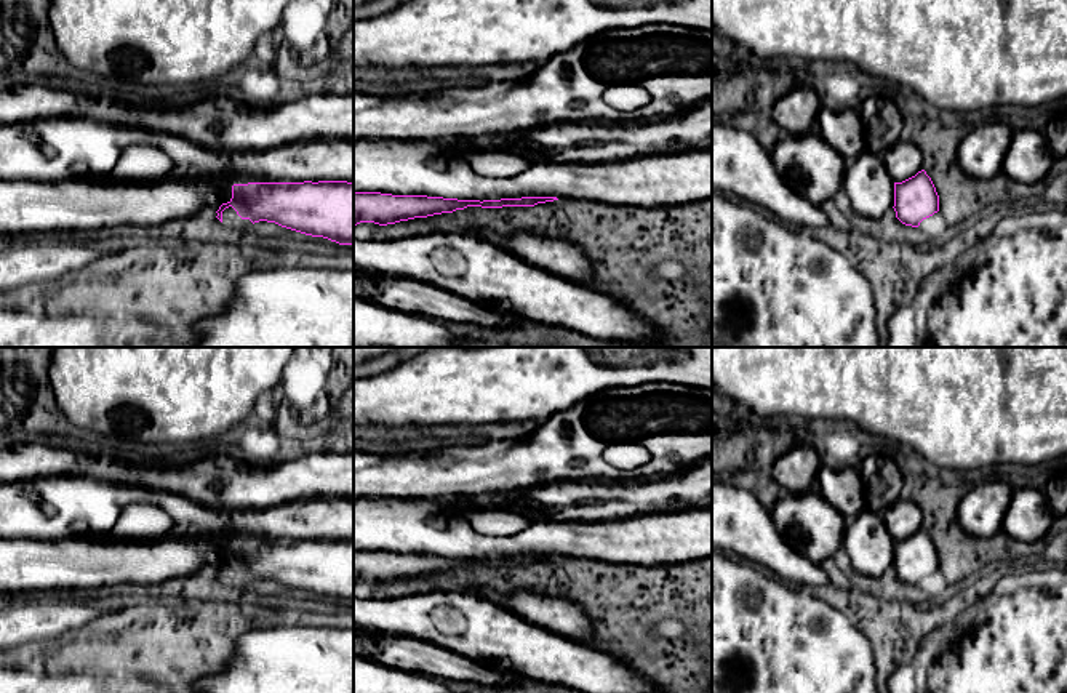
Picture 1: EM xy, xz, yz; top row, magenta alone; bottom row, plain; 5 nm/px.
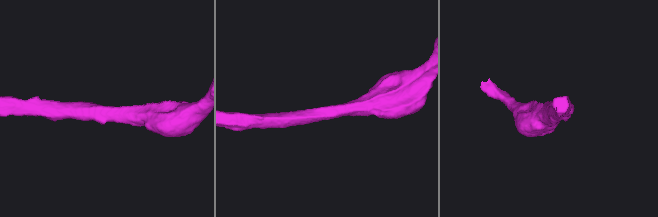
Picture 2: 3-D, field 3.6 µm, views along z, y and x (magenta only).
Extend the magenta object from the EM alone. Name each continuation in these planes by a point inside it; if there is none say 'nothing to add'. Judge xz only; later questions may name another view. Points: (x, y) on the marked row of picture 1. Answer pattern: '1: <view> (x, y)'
nothing to add

